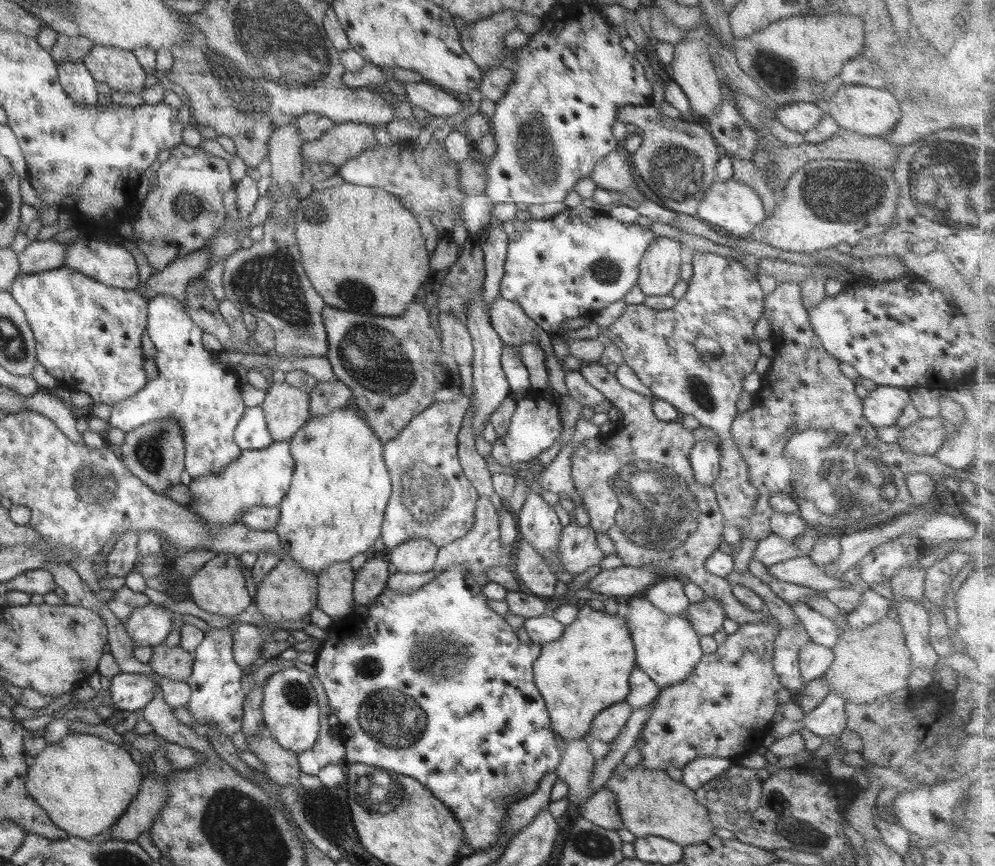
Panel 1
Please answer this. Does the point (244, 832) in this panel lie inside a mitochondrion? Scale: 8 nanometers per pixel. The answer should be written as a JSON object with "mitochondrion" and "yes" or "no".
{"mitochondrion":"yes"}

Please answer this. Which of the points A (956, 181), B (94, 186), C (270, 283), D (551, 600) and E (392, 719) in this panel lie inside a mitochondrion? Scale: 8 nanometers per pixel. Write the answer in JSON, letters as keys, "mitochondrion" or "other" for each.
{"A":"mitochondrion","B":"other","C":"mitochondrion","D":"other","E":"mitochondrion"}

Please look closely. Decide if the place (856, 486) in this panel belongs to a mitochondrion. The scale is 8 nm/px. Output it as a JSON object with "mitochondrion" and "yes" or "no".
{"mitochondrion":"yes"}

